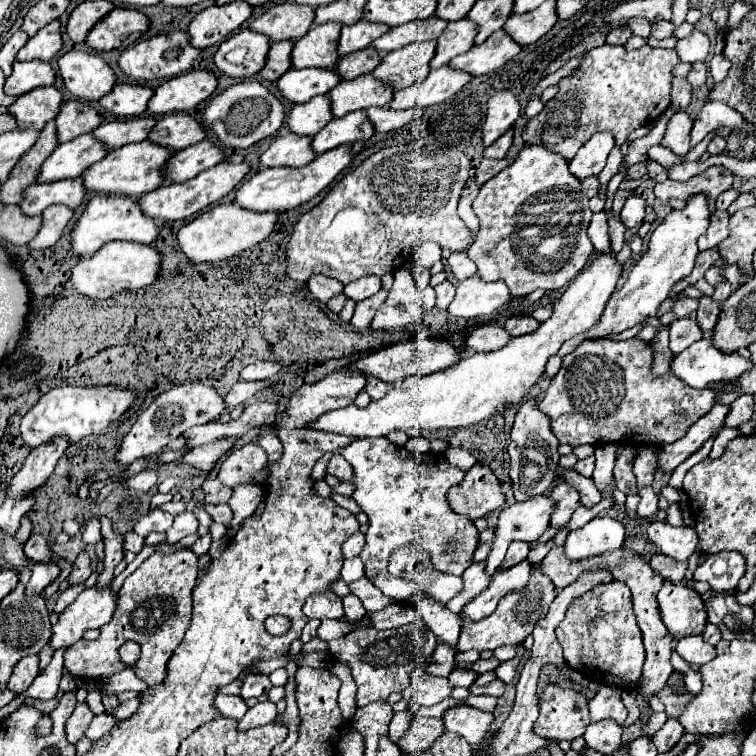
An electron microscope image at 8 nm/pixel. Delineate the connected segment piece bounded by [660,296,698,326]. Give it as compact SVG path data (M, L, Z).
M680 296L680 298L674 302L672 310L670 310L670 312L666 312L664 316L660 316L660 322L668 326L668 324L672 324L674 320L680 320L680 318L688 318L692 312L696 312L696 308L698 308L698 302L696 302L694 298L688 298L688 296Z

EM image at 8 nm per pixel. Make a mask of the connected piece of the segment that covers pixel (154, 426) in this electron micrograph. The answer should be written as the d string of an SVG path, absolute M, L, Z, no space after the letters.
M184 384L174 386L168 396L158 396L134 422L130 432L126 434L124 442L120 444L120 450L116 454L116 460L120 464L132 464L136 458L142 456L154 456L158 454L170 440L178 438L180 432L186 432L192 426L206 424L210 420L216 420L226 410L224 398L212 388L204 384Z

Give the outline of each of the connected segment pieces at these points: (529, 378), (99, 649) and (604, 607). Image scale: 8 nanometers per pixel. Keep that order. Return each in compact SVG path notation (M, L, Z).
M598 254L592 264L580 270L580 274L566 288L562 298L554 302L552 318L542 322L536 332L510 338L510 342L496 352L472 354L468 358L462 358L458 364L446 370L428 376L410 376L402 384L396 384L394 390L390 390L382 400L370 402L368 408L346 406L332 410L330 414L324 414L316 422L312 422L312 428L322 428L346 436L376 438L388 436L388 432L398 430L394 428L398 414L398 424L402 424L404 420L406 430L418 428L432 432L440 428L470 426L492 416L496 410L502 412L504 408L522 402L528 396L530 386L544 372L546 360L560 350L562 342L586 332L600 320L604 306L616 288L620 272L622 264L618 264L612 254Z
M190 548L178 550L170 556L152 554L132 576L126 578L118 594L112 620L100 628L100 638L92 642L80 640L76 646L72 646L72 650L66 650L64 668L74 676L108 680L124 670L124 664L118 658L118 648L126 640L136 640L142 646L142 656L136 664L136 676L150 688L162 684L168 676L168 660L190 626L192 588L196 584L196 574L198 556Z
M608 582L592 588L576 598L566 612L566 618L556 628L556 638L564 650L568 664L600 684L614 684L630 690L638 686L644 664L642 634L632 610L632 592L624 582Z

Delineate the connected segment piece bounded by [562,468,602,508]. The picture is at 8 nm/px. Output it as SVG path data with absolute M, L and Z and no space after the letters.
M564 468L564 470L562 470L562 478L564 478L564 482L568 482L572 488L578 490L582 506L592 508L594 504L600 502L602 494L596 490L592 478L584 478L584 476L578 474L574 468Z

